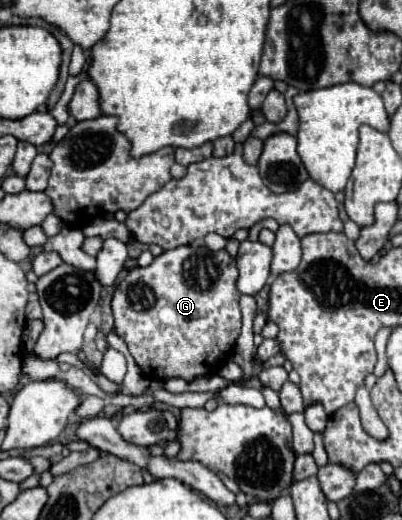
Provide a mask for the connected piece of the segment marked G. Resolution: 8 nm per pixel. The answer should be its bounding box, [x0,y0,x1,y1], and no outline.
[112,241,242,381]

